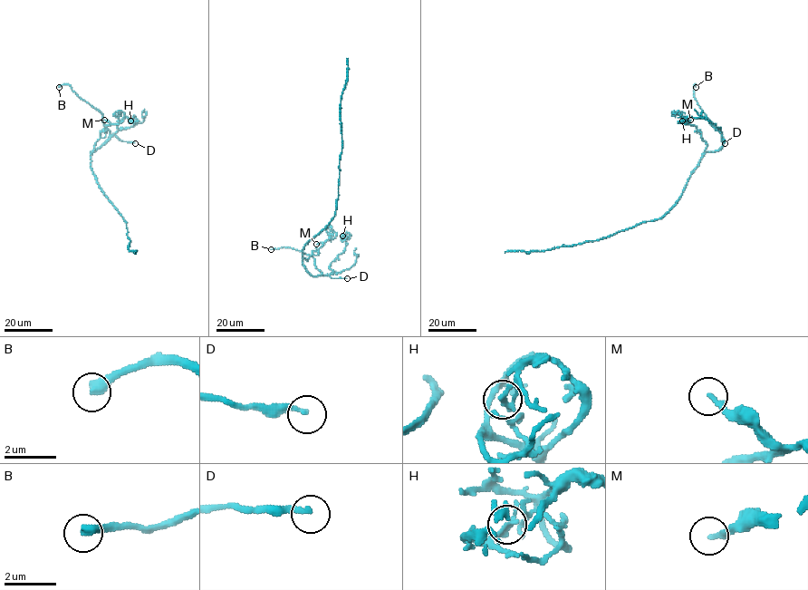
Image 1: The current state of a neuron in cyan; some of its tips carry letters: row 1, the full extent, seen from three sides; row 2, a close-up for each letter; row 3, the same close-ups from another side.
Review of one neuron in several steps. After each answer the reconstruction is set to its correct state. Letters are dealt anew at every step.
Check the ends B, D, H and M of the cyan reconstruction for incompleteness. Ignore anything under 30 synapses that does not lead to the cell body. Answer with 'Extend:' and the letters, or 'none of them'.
Extend: B

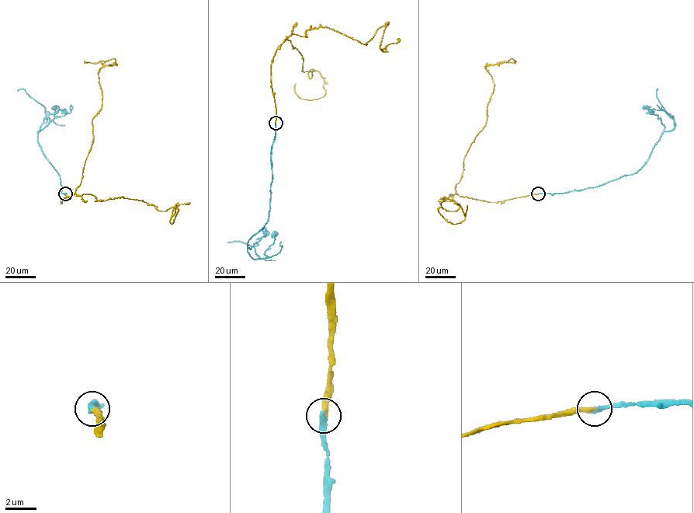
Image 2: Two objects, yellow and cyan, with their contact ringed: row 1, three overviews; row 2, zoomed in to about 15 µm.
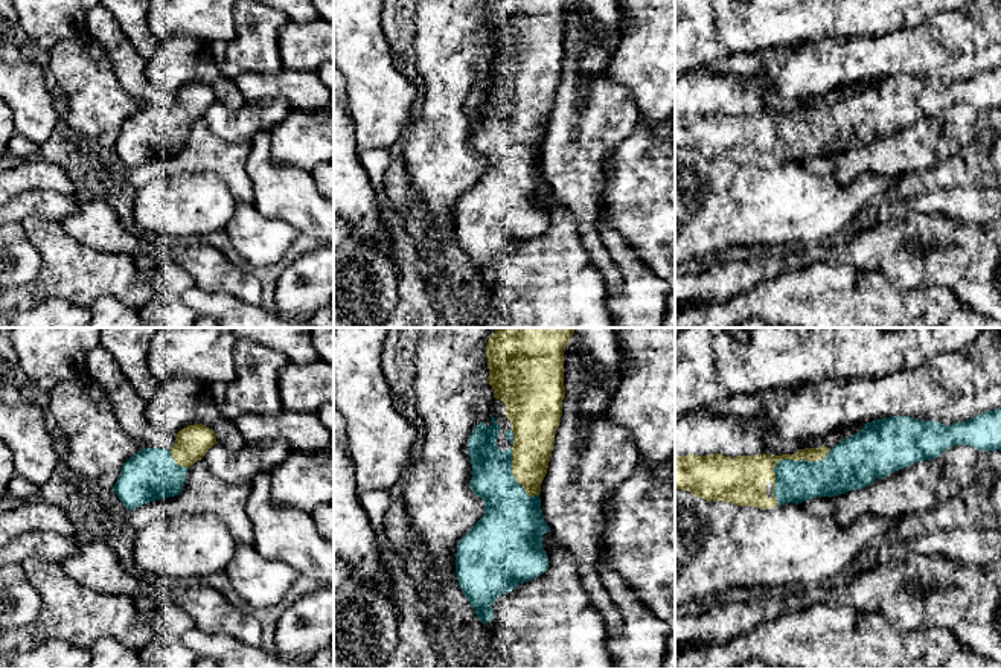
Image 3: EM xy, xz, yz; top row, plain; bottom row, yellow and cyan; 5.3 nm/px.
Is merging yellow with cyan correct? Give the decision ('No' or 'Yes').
Yes

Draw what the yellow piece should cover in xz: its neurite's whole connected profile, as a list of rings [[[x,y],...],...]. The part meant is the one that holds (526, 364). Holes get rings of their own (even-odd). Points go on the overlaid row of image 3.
[[[495,328],[486,346],[488,381],[494,389],[494,398],[506,405],[506,418],[512,428],[506,439],[512,443],[509,450],[500,450],[497,439],[500,425],[492,415],[492,425],[480,422],[468,439],[468,451],[472,463],[469,488],[485,501],[483,517],[457,543],[456,576],[459,585],[475,610],[481,623],[494,617],[494,602],[498,596],[515,590],[520,584],[541,576],[548,567],[548,558],[542,547],[542,535],[550,532],[541,512],[541,483],[547,474],[553,451],[555,434],[562,416],[564,387],[564,351],[574,334],[574,328]]]

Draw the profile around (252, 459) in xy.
[[[285,440],[247,443],[235,454],[215,443],[203,459],[216,479],[241,485],[250,483],[259,472],[270,474],[291,451],[291,445]]]

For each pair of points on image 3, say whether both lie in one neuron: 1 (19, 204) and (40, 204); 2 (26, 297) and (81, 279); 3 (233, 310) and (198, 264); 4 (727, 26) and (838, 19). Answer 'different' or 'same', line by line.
1: same
2: same
3: different
4: same

